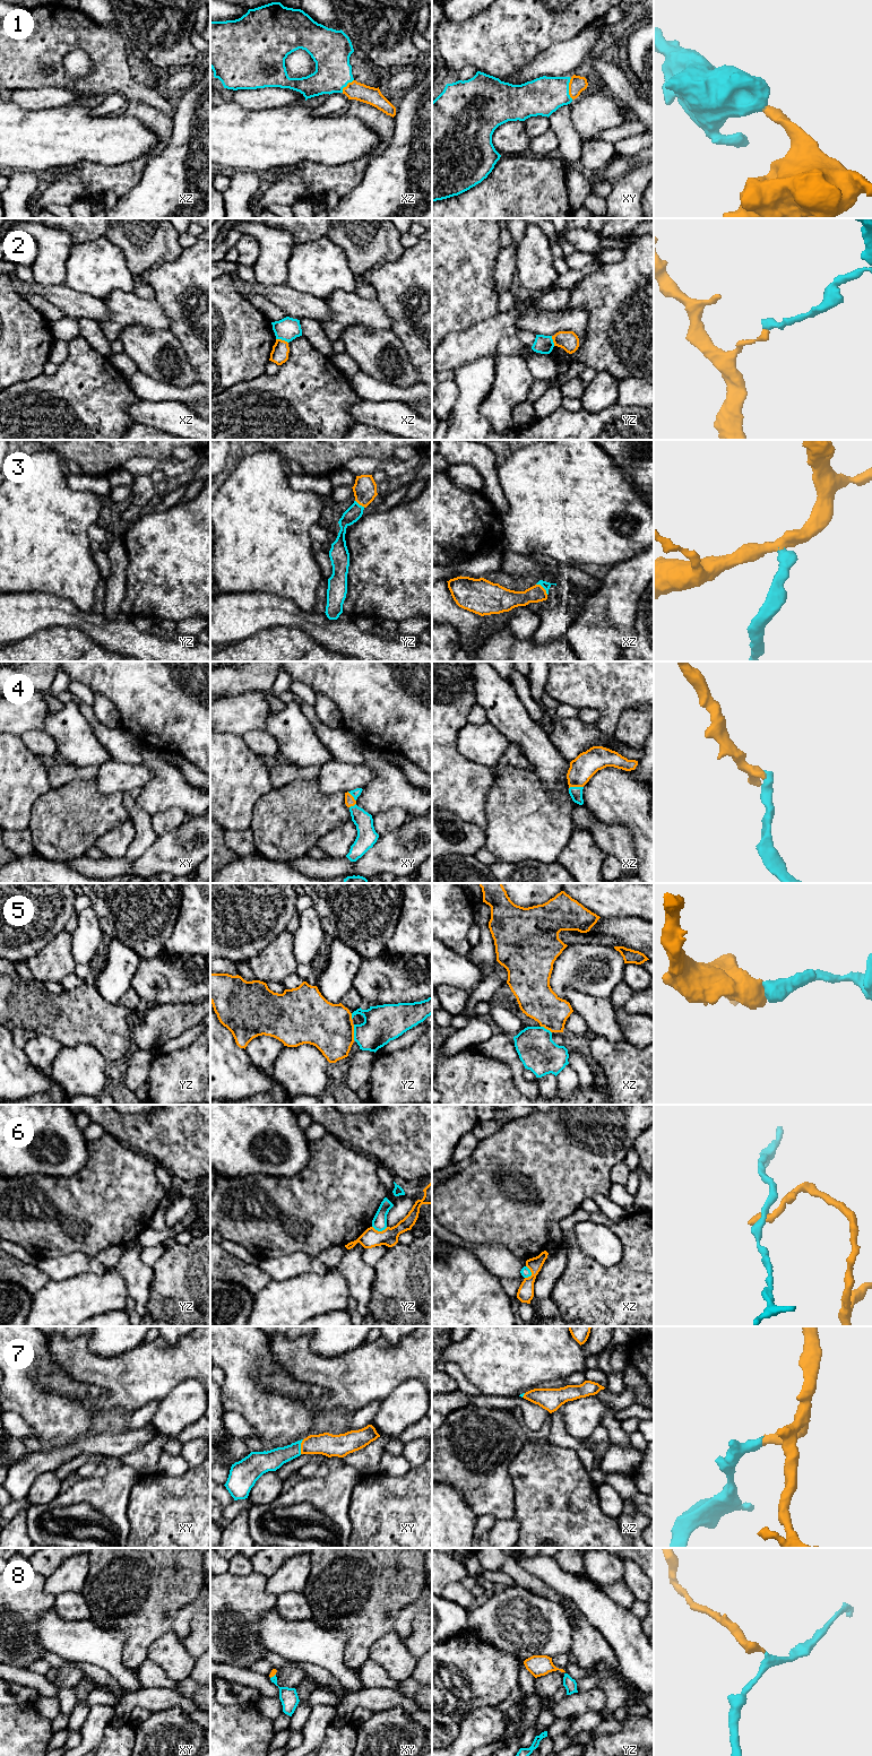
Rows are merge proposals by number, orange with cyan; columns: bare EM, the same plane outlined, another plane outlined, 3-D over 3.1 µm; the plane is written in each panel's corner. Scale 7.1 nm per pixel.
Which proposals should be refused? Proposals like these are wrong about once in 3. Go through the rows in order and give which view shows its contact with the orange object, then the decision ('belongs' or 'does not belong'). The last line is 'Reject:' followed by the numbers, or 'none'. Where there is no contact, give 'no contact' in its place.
1: xy | belongs
2: xz | does not belong
3: xz | belongs
4: xz | belongs
5: yz | belongs
6: xz | belongs
7: xy | belongs
8: xy | belongs
Reject: 2

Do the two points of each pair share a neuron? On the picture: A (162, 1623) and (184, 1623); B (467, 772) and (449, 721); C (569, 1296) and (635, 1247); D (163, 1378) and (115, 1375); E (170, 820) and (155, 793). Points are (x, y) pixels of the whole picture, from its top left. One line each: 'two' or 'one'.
A: two
B: one
C: one
D: one
E: two

